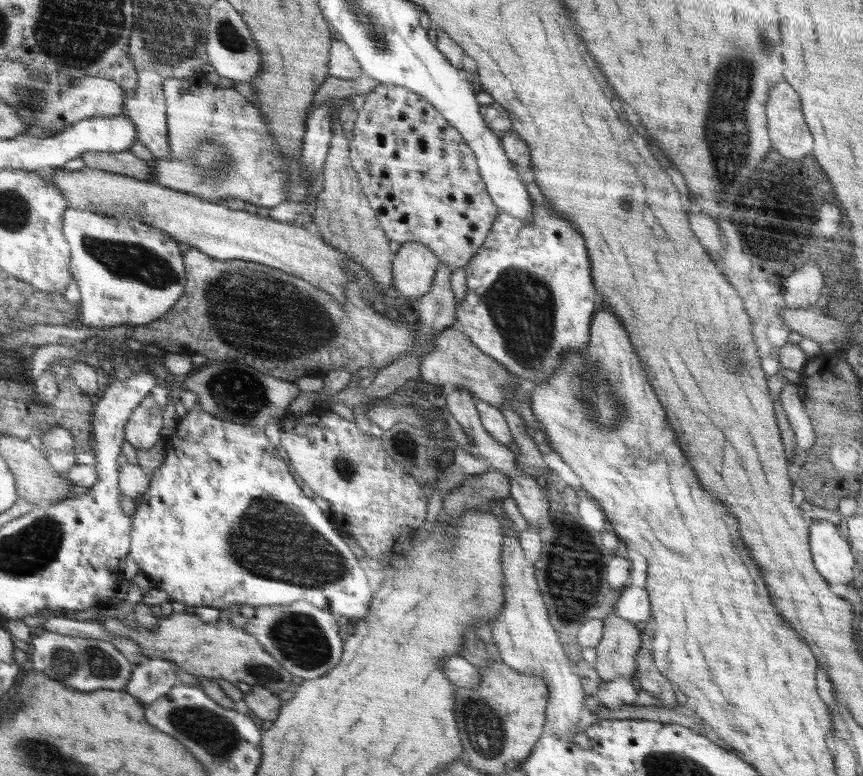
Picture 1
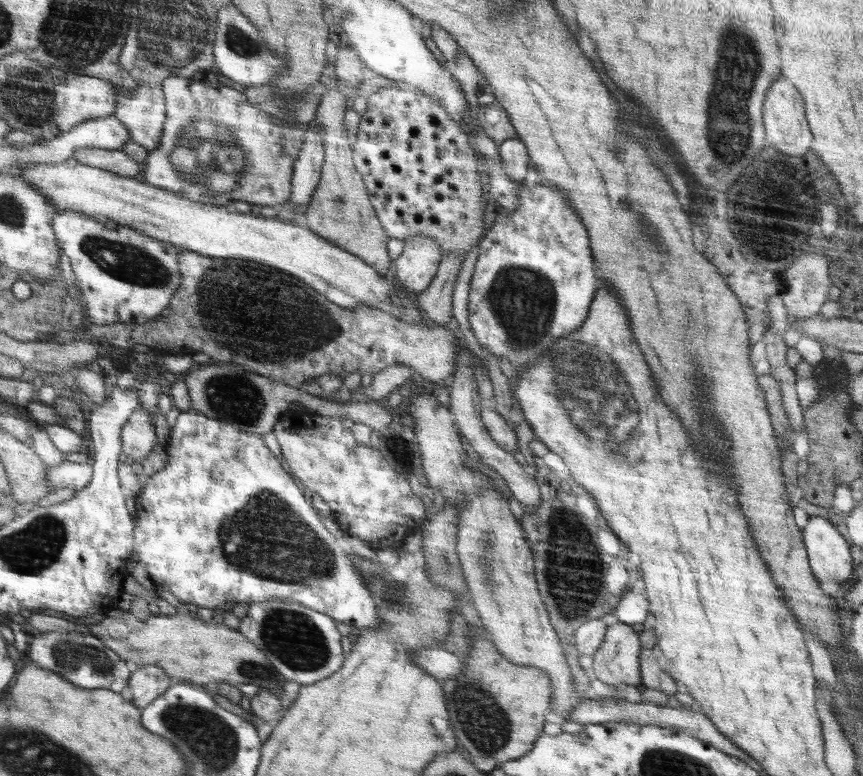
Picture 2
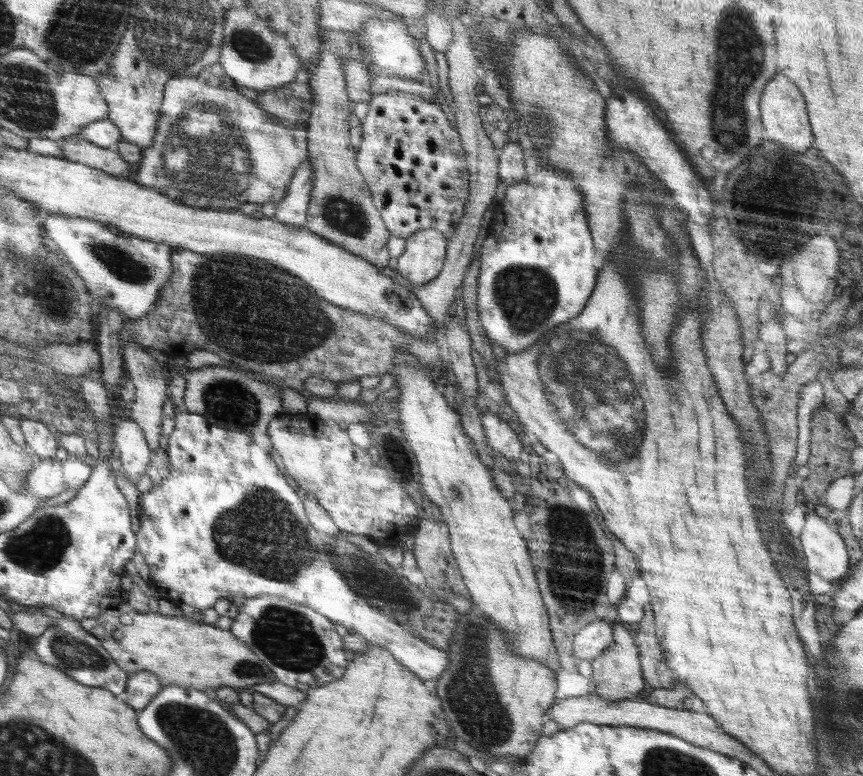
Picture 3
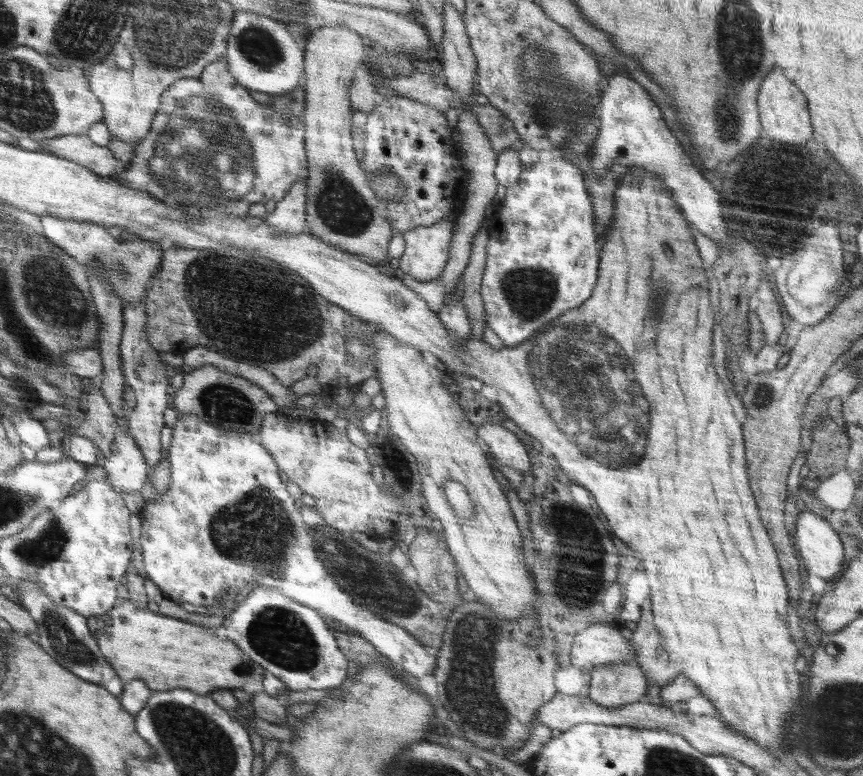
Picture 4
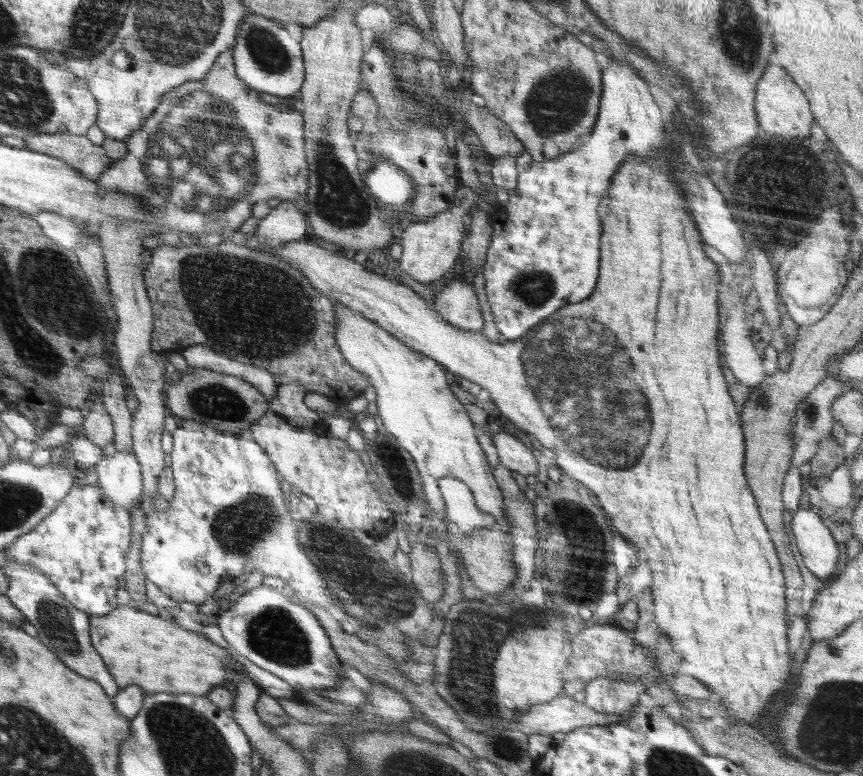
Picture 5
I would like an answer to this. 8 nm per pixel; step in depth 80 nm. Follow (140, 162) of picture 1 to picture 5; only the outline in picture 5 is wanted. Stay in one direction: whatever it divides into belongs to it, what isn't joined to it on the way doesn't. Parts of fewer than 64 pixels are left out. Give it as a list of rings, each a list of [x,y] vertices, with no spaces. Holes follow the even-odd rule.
[[[35,134],[27,136],[24,142],[26,149],[62,159],[92,181],[101,177],[113,163],[104,147],[90,142],[86,135]]]

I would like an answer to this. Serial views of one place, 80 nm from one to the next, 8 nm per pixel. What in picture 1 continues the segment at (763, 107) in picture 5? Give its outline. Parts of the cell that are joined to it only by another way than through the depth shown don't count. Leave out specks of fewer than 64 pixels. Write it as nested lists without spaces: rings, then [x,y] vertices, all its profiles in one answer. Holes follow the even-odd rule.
[[[780,82],[770,90],[766,104],[772,148],[786,158],[804,158],[812,152],[812,136],[802,116],[798,94]]]

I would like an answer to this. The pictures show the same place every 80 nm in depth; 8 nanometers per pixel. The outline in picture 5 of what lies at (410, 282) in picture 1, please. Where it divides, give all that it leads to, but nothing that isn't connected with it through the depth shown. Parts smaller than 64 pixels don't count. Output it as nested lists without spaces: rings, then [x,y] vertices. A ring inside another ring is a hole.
[[[462,185],[457,189],[456,202],[451,209],[435,214],[434,217],[422,222],[412,222],[400,231],[400,242],[402,245],[402,254],[399,258],[399,271],[409,274],[414,280],[422,284],[434,283],[434,280],[440,280],[444,272],[448,272],[458,254],[460,254],[460,242],[464,238],[464,216],[476,204],[476,193],[470,188]]]

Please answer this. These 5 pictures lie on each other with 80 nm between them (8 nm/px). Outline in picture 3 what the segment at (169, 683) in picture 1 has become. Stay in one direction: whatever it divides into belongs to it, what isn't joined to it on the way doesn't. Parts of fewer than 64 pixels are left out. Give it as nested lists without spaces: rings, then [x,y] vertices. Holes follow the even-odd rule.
[[[142,671],[129,677],[129,684],[125,692],[120,694],[130,707],[137,712],[144,709],[149,702],[160,692],[160,682],[152,672]]]

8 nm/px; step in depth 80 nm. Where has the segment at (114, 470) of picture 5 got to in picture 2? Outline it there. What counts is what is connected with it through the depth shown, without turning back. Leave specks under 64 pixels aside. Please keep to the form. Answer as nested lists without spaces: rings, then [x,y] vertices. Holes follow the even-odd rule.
[[[138,408],[132,414],[122,430],[122,447],[126,454],[125,462],[134,460],[139,462],[145,458],[155,447],[156,432],[150,420],[149,410]]]

